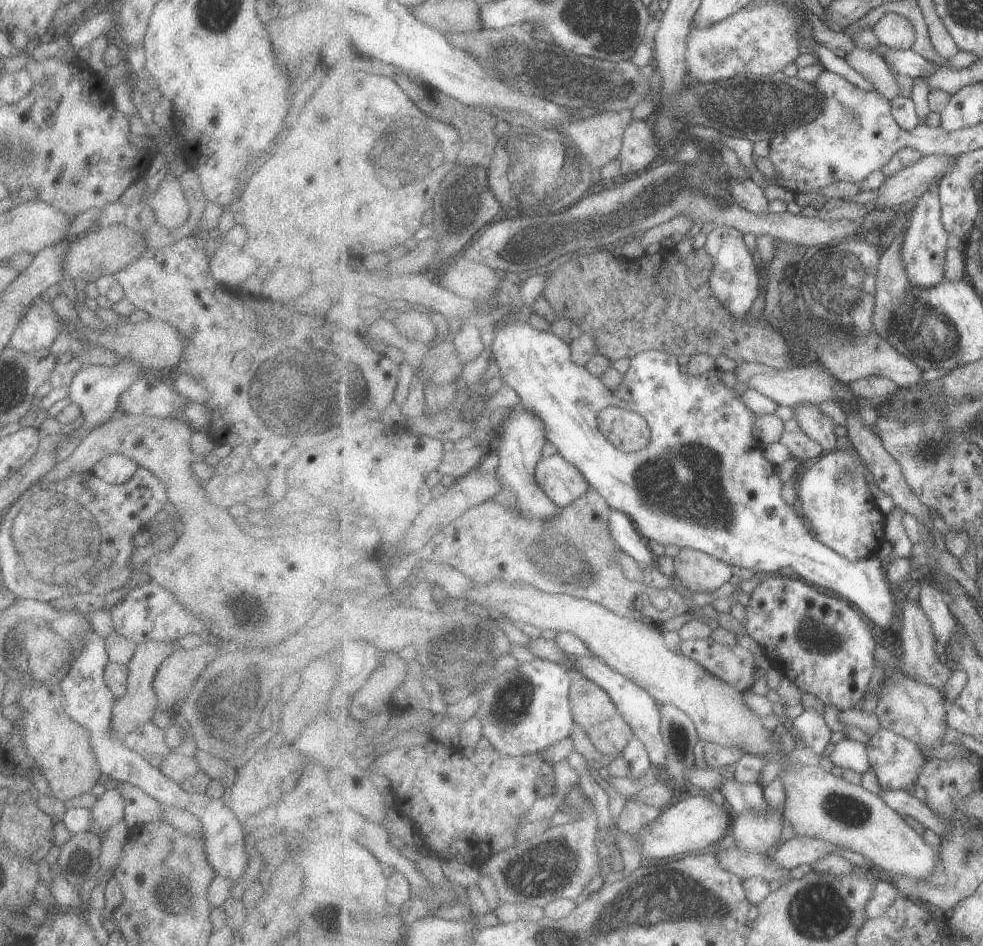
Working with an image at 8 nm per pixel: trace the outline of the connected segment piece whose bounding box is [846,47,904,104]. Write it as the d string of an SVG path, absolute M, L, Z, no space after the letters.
M860 47L852 50L847 55L846 60L860 75L863 75L870 83L875 86L877 92L883 93L893 104L898 98L904 97L898 78L892 73L892 66L886 58L878 56L870 49Z

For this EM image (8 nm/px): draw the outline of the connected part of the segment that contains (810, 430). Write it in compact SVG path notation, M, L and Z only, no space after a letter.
M815 403L814 405L805 405L804 407L800 406L796 410L796 417L800 425L800 430L802 430L805 438L819 443L824 449L824 452L834 453L838 450L838 436L835 432L836 424L830 416L826 416L824 412L819 412L818 408L816 408L816 404L819 403Z

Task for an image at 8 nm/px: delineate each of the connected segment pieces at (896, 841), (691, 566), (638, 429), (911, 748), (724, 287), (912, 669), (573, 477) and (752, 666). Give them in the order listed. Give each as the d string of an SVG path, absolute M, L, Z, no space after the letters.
M796 762L786 767L781 776L789 793L784 816L794 827L795 835L823 837L841 843L895 877L908 876L928 881L937 874L941 850L930 846L907 818L895 812L882 796L846 781L843 776L834 776L832 771L816 764Z
M692 548L682 549L675 558L675 569L677 578L687 588L696 593L713 595L722 586L736 580L736 568L724 560L715 558L711 552L693 550Z
M610 405L598 418L603 434L620 451L636 453L650 447L653 428L642 414Z
M881 728L867 745L872 771L876 773L881 787L886 791L907 791L912 793L918 780L929 764L930 758L924 756L916 742L910 741L896 732Z
M724 224L724 226L716 227L711 230L708 237L705 245L706 250L724 252L724 260L716 260L718 266L716 266L716 274L712 276L712 288L716 290L716 296L726 304L728 312L736 320L744 320L744 316L750 312L752 304L756 302L756 298L760 294L762 282L754 254L750 252L749 246L746 245L745 235L734 226Z
M918 594L914 596L902 596L902 608L904 610L903 630L898 635L903 642L903 655L897 666L897 672L910 681L926 684L936 688L942 695L946 694L948 682L952 680L954 672L948 664L944 664L936 654L936 641L932 622L924 611L923 604Z
M560 452L544 455L536 468L536 480L542 488L546 488L550 498L554 498L564 508L586 496L586 492L590 490L590 482L582 470Z
M705 638L681 640L679 650L740 693L751 692L758 682L758 662L746 648L730 648Z

